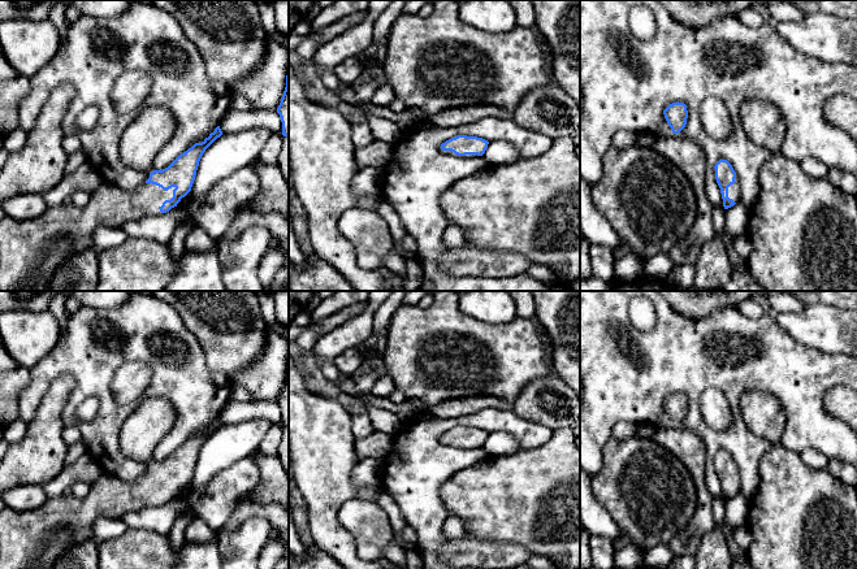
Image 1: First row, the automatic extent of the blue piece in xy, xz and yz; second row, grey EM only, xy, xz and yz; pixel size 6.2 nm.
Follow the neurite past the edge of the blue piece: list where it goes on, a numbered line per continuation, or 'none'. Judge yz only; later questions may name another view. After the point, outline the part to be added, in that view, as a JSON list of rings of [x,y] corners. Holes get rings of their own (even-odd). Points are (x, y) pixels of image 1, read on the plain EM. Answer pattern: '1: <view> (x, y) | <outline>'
1: yz (734, 481) | [[[737,468],[735,469],[735,474],[728,478],[728,488],[735,494],[740,492],[740,475]]]

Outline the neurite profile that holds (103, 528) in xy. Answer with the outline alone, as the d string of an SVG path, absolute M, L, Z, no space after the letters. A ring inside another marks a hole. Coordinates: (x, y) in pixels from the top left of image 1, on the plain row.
M98 517L92 524L92 535L96 543L118 538L127 529L121 518Z

